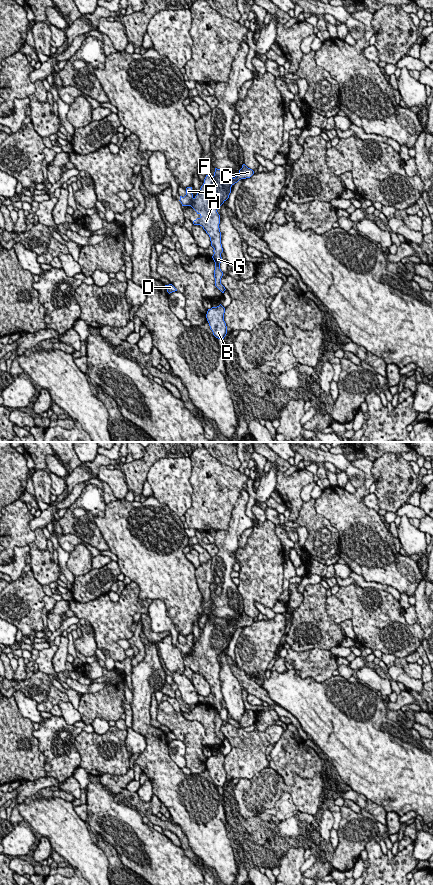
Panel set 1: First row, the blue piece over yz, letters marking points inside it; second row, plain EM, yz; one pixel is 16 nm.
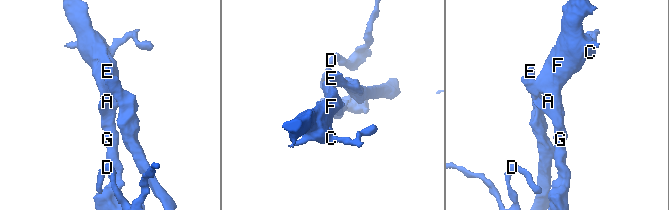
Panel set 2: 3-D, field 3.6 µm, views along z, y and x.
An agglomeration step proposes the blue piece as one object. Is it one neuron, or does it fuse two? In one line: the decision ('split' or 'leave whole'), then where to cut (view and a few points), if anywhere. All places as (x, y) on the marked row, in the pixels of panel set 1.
split; cut yz (193, 198), (193, 207), (195, 209)

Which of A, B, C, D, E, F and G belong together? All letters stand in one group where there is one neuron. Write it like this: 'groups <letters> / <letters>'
groups A B C D F G / E

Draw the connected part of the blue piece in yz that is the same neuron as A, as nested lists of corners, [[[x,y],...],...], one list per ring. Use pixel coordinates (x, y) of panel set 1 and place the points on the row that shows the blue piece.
[[[245,164],[239,170],[235,178],[226,170],[215,168],[213,176],[206,175],[204,183],[194,198],[194,209],[201,217],[193,221],[194,225],[200,225],[210,237],[211,246],[214,248],[213,260],[215,262],[214,278],[215,286],[222,292],[226,290],[221,284],[223,272],[220,269],[223,252],[221,244],[221,232],[219,228],[220,215],[218,208],[229,198],[231,187],[241,179],[250,178],[254,171]]]

